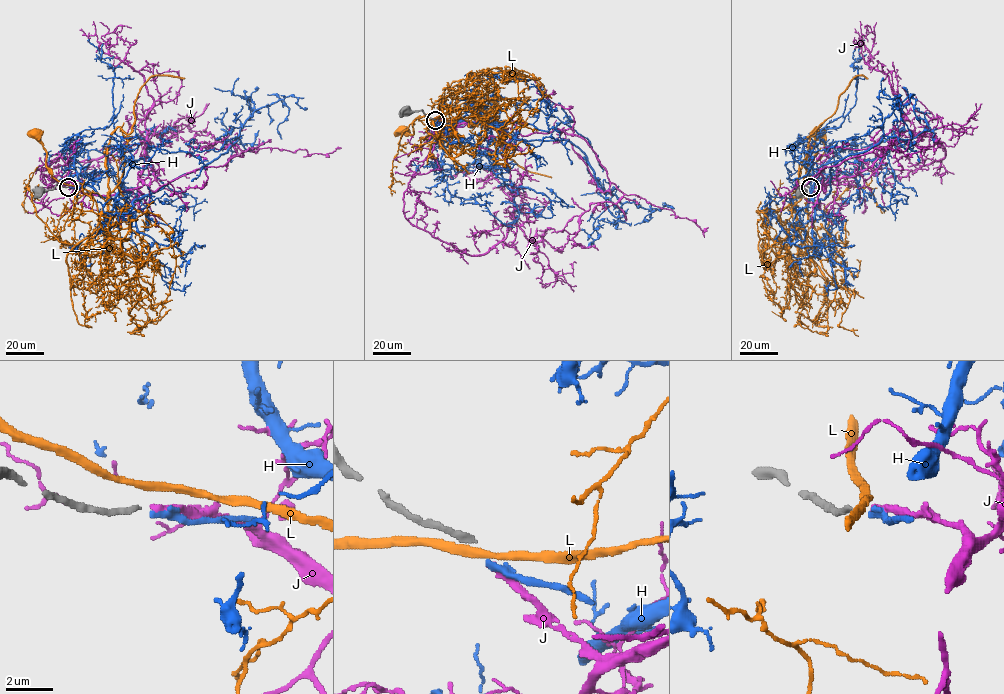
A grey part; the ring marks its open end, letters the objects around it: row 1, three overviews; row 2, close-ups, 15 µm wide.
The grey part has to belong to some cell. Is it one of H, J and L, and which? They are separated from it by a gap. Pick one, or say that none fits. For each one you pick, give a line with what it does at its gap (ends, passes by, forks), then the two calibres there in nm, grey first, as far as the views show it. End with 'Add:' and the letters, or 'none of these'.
Add: none of these

